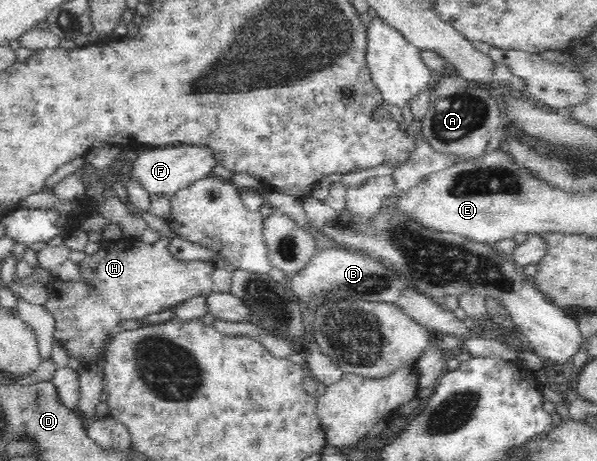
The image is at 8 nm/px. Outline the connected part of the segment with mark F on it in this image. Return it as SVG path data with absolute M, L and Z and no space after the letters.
M180 144L179 147L157 147L157 149L146 151L127 167L125 174L127 180L135 180L151 196L156 196L156 194L172 195L176 194L178 190L190 186L196 180L211 176L215 166L216 161L214 161L209 148Z

